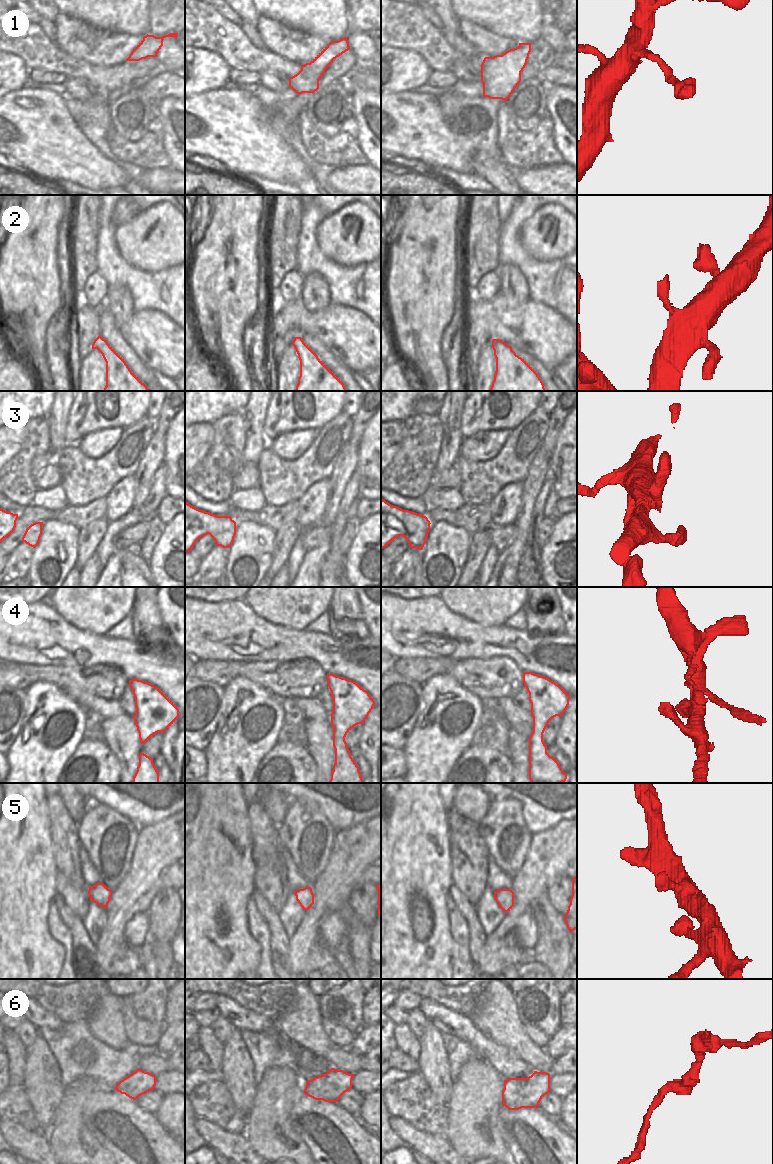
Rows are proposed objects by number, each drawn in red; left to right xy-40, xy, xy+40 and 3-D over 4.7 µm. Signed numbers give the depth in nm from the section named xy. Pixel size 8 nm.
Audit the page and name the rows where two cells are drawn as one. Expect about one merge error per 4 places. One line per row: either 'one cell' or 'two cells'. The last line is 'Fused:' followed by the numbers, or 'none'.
1: one cell
2: one cell
3: one cell
4: one cell
5: one cell
6: one cell
Fused: none

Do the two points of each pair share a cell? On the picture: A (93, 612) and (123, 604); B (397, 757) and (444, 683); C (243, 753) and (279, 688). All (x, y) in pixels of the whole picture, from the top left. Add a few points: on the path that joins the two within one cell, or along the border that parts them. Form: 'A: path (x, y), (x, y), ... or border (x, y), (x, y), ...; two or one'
A: path (100, 605), (116, 604); one
B: border (402, 748), (406, 771); two
C: border (255, 682), (279, 699); two

